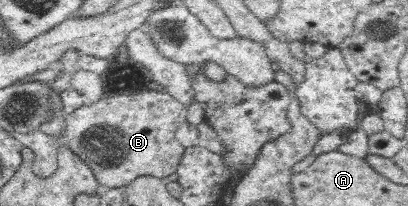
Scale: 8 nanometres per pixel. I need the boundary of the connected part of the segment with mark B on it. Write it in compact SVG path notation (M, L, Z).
M112 73L103 84L104 98L66 115L64 132L52 136L52 146L56 146L56 150L62 145L70 147L84 159L102 190L123 188L144 175L166 180L169 174L177 172L185 148L177 141L176 129L187 121L187 107L163 89L130 96L108 96L107 91L116 92Z

